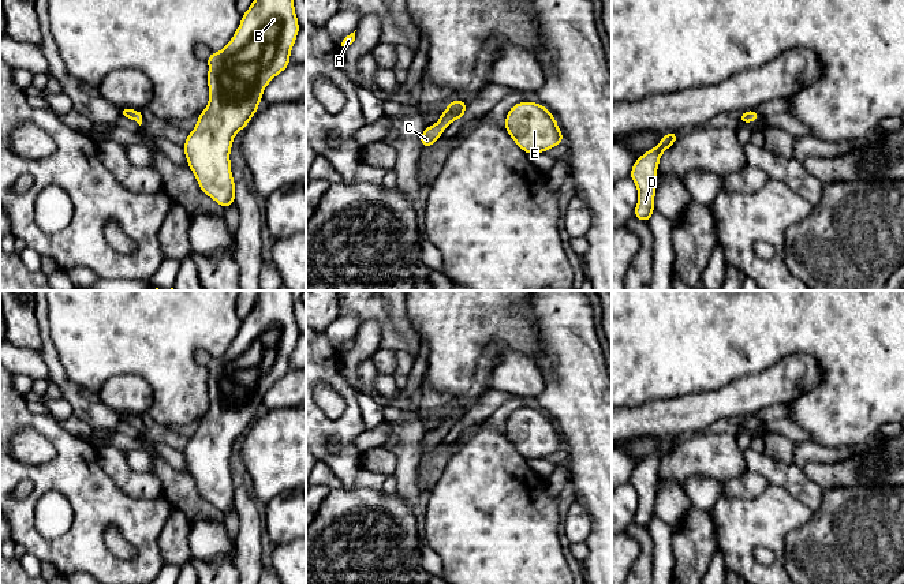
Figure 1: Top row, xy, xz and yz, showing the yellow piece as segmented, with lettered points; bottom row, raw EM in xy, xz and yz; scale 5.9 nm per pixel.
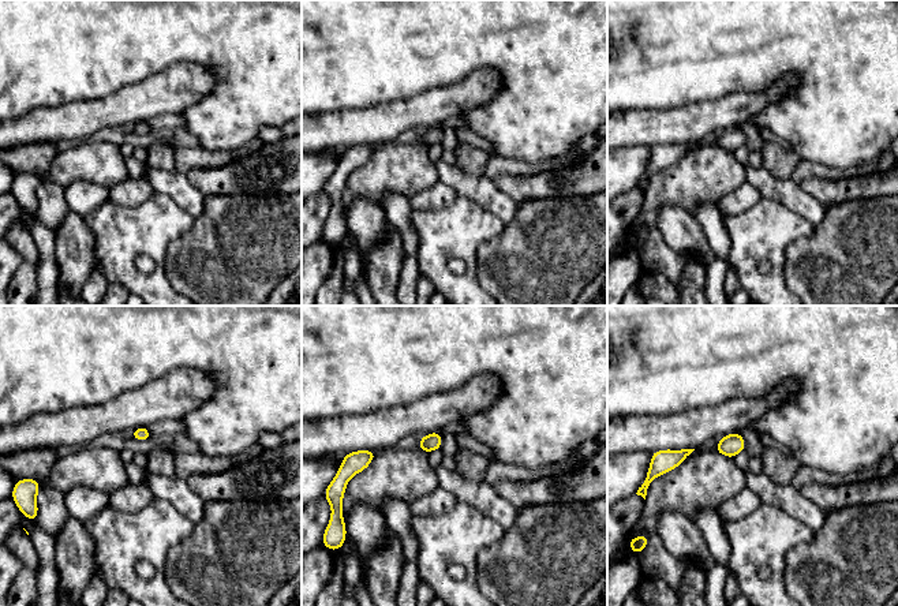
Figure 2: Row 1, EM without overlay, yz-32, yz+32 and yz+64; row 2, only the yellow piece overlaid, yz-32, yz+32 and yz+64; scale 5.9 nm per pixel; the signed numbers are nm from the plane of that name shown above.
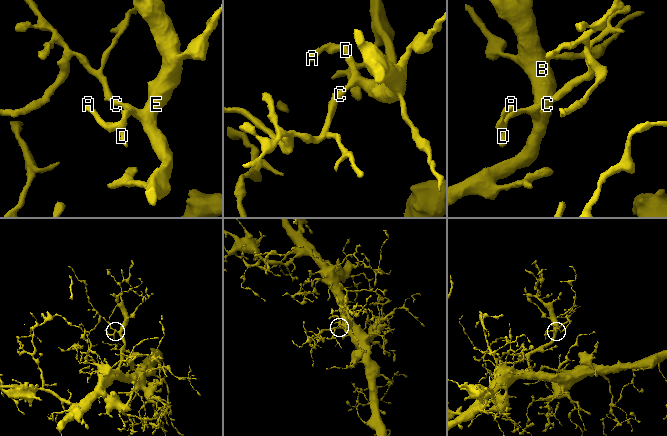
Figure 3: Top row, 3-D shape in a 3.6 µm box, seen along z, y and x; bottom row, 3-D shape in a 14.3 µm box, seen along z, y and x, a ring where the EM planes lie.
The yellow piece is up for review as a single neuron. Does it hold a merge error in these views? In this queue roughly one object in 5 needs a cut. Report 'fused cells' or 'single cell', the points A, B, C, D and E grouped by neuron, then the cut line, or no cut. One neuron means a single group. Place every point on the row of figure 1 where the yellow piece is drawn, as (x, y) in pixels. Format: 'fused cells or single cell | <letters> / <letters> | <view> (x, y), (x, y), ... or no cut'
single cell | A B C D E | no cut

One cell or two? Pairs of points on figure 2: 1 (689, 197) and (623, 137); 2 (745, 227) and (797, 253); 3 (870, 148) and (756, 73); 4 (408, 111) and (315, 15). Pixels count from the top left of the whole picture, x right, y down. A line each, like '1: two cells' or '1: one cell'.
1: two cells
2: two cells
3: one cell
4: two cells

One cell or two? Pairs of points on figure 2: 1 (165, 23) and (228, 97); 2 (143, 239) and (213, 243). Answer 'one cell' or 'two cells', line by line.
1: one cell
2: two cells

